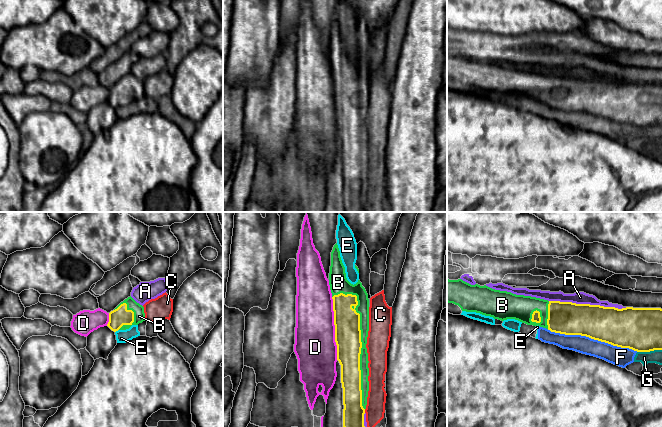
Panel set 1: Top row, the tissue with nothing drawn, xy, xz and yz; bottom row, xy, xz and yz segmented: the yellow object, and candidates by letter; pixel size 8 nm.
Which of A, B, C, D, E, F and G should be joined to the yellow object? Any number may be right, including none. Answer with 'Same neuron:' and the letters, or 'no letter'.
Same neuron: B

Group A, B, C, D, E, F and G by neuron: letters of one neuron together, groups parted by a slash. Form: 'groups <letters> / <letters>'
groups A / B / C / D / E F G

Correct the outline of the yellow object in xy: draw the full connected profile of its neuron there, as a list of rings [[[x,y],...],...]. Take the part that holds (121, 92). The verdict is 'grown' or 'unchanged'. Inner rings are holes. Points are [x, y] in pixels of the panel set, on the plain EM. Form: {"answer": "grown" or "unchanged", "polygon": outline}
{"answer": "grown", "polygon": [[[130,72],[109,89],[107,102],[116,108],[129,105],[143,97],[145,97],[144,83]]]}

